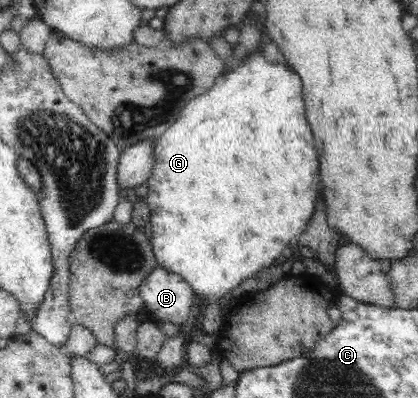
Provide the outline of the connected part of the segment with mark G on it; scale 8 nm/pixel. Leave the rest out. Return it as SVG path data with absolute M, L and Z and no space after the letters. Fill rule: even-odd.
M250 53L251 59L242 63L236 70L229 69L220 74L214 86L204 94L199 95L182 110L180 117L169 130L166 130L162 137L156 140L154 146L155 166L147 183L149 189L146 201L150 207L151 224L154 229L154 236L151 239L151 246L156 260L166 272L177 274L183 278L192 289L193 295L204 304L204 306L220 306L232 290L236 290L242 282L258 278L258 274L264 268L270 268L278 262L280 256L288 253L290 247L302 237L312 220L317 203L316 196L319 196L320 166L318 166L318 149L315 144L314 134L310 130L310 124L305 112L305 103L301 89L301 80L285 64L273 64L260 53Z

